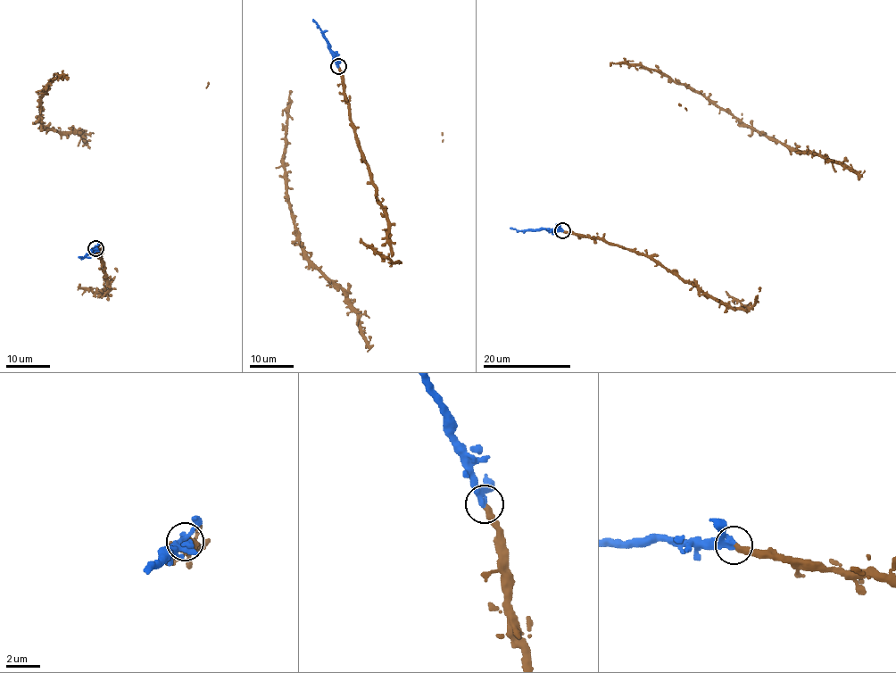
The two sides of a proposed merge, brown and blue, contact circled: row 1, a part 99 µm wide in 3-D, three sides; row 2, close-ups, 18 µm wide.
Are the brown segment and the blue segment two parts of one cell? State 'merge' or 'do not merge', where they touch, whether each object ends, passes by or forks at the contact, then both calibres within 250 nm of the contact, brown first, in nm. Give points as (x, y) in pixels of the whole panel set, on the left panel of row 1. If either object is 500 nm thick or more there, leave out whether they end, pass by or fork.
merge; place (95, 248); brown ends; blue passes by; calibres 360 and 340 nm

